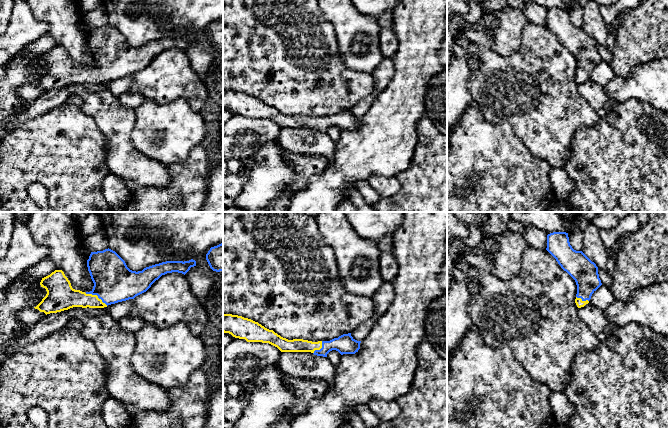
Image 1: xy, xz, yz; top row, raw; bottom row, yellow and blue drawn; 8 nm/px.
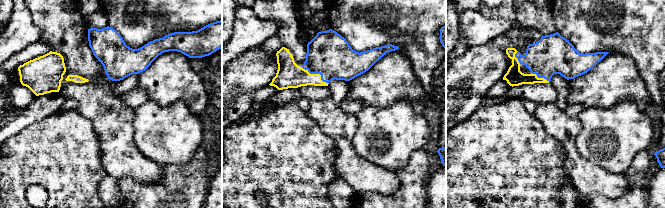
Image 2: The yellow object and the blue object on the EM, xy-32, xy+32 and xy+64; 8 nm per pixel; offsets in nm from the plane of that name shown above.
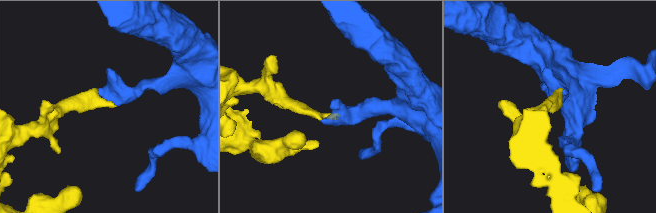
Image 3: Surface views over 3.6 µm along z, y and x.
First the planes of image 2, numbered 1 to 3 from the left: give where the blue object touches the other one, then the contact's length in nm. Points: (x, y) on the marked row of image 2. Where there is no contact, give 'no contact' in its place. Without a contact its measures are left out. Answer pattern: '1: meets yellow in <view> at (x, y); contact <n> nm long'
1: no contact
2: meets yellow in xy+32 at (316, 74); contact 260 nm long
3: meets yellow in xy+64 at (540, 78); contact 170 nm long

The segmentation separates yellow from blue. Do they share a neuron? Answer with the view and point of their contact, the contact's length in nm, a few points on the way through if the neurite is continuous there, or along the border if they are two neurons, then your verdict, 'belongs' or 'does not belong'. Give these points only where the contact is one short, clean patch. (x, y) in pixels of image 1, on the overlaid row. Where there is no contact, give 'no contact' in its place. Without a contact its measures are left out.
meets yellow in xy at (96, 295); contact 200 nm long; runs through xy (65, 297), (96, 295), (101, 295), (114, 282); belongs

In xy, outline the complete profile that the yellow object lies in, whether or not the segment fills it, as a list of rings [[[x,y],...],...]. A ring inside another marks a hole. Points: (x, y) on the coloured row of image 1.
[[[113,250],[91,252],[87,260],[87,267],[94,283],[90,292],[82,292],[72,288],[70,281],[62,270],[55,270],[50,275],[42,278],[40,285],[47,291],[42,301],[34,307],[46,315],[68,310],[73,307],[82,308],[104,308],[118,302],[134,299],[136,296],[146,292],[151,285],[162,275],[172,272],[186,274],[191,267],[196,266],[196,261],[166,261],[144,268],[142,271],[130,270],[125,261]]]

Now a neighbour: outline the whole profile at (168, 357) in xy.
[[[184,322],[163,329],[145,323],[134,335],[135,351],[131,362],[135,372],[147,382],[166,391],[185,386],[193,373],[201,369],[206,360],[206,351],[201,338],[194,335],[189,325]]]

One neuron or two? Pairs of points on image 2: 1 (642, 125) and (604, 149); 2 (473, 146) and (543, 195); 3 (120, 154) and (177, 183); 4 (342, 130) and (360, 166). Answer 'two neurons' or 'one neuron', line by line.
1: one neuron
2: one neuron
3: two neurons
4: one neuron

